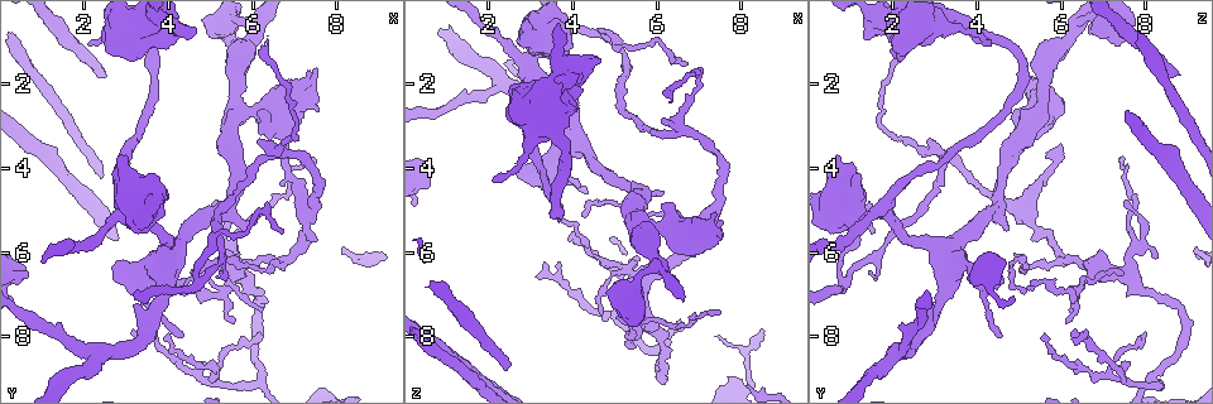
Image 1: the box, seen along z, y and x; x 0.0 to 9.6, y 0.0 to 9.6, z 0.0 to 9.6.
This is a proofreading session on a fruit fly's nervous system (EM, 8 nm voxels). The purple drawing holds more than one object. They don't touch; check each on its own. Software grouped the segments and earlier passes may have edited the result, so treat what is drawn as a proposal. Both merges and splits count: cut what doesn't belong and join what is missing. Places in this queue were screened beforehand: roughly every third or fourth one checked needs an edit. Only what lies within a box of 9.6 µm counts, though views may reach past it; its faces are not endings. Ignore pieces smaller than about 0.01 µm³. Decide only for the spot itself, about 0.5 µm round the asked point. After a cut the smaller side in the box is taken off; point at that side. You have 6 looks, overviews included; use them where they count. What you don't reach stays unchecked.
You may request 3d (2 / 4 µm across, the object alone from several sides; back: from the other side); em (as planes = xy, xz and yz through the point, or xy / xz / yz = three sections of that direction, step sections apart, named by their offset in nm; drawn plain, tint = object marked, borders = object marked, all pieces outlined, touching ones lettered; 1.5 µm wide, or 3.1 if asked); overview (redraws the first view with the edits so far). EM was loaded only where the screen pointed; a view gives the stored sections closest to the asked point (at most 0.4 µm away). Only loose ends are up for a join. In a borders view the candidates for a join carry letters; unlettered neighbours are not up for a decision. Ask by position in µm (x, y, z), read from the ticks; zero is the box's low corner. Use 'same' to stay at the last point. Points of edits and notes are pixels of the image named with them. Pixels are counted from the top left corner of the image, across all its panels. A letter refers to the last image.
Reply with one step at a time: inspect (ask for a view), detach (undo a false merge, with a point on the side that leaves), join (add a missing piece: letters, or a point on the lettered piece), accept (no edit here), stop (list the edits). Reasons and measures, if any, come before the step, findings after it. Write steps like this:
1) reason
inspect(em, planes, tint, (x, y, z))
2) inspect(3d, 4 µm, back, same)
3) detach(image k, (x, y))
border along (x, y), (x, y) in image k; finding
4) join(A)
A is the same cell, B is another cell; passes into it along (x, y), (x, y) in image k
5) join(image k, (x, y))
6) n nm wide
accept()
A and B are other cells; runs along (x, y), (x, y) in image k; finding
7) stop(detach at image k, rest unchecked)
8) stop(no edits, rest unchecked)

branch stops here
inspect(3d, 2 µm, (2.40, 1.85, 8.85))

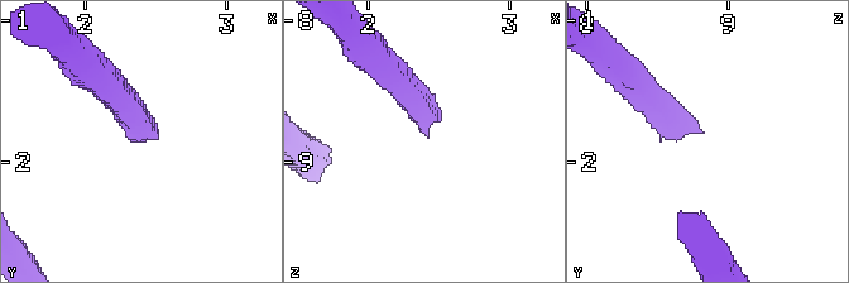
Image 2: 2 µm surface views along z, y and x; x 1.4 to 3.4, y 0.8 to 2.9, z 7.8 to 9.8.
inspect(em, planes, borders, (2.44, 1.82, 8.82))

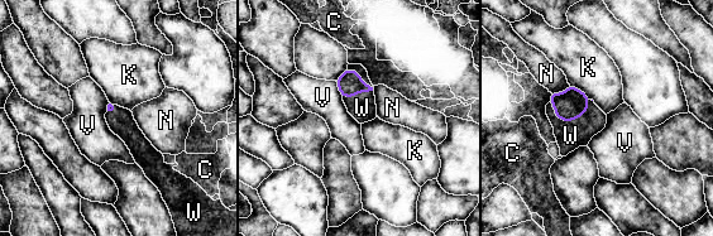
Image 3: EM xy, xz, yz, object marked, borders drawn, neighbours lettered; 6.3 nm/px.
join(W)
W is the same cell, C, K, N and V are other cells; passes into it along (349, 82), (360, 77), (362, 107) in image 3; the neuron continues

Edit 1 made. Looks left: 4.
inspect(overview)

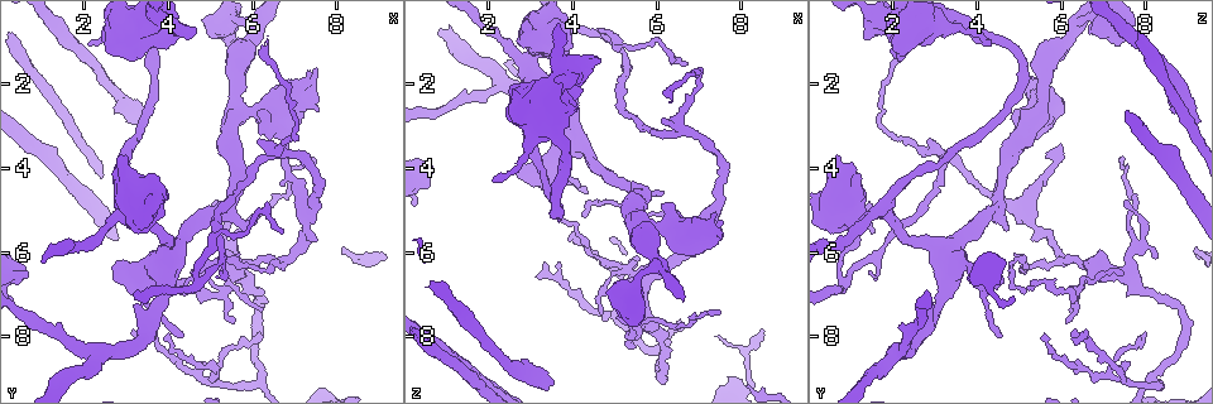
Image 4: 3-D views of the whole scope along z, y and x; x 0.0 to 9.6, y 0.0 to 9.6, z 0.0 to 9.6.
four-way junction
inspect(em, xy, step 4, tint, (3.00, 5.10, 1.60))

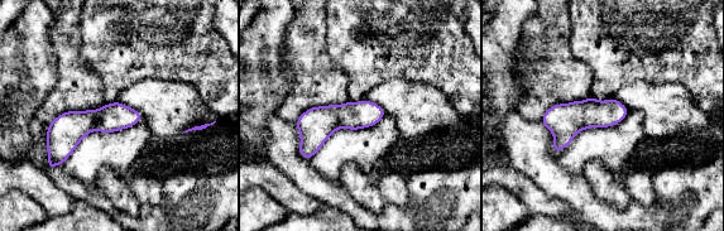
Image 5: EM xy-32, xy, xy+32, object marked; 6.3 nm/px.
inspect(em, planes, borders, same)

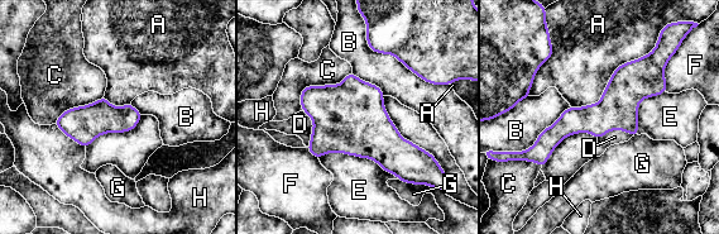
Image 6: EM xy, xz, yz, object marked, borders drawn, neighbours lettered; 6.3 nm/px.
A touches over 650 nm
accept()
A, B, C, D, E, F, G and H are other cells; one neuron here

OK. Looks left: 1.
inspect(em, xy, step 8, borders, (5.25, 6.50, 1.45))

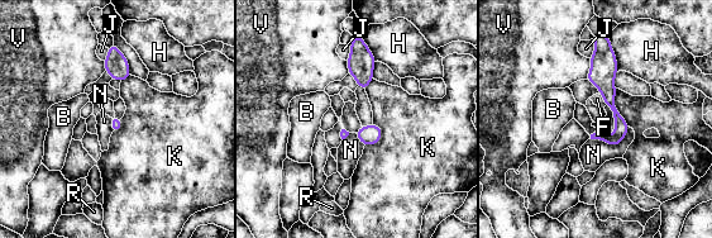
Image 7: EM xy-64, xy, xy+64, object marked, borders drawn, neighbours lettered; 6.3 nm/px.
N touches over 280 nm
accept()
B, F, H, J, K, N, R and V are other cells; none of them fits

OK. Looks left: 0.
stop(join at image 3, rest unchecked)

